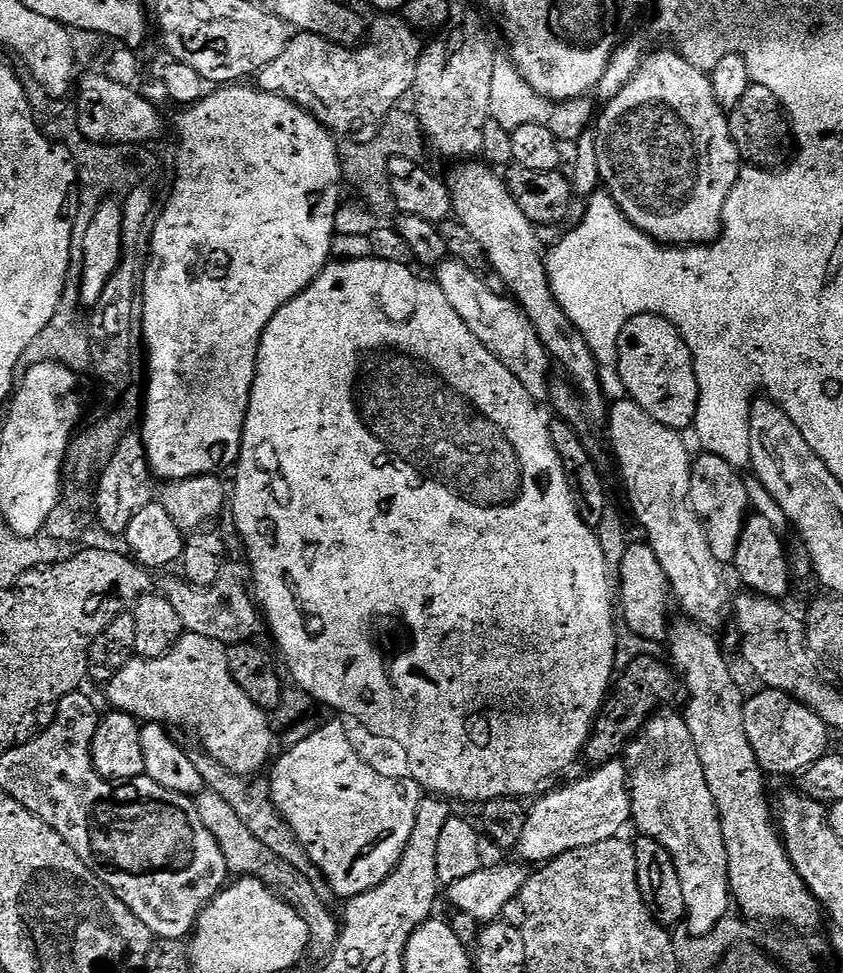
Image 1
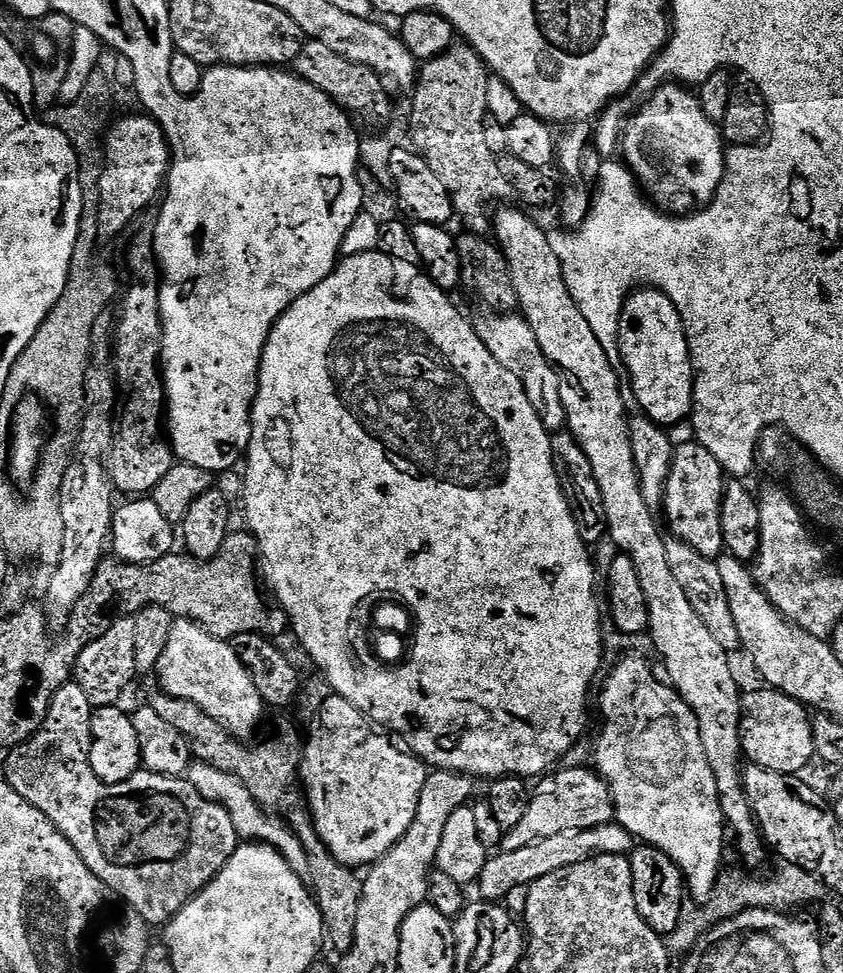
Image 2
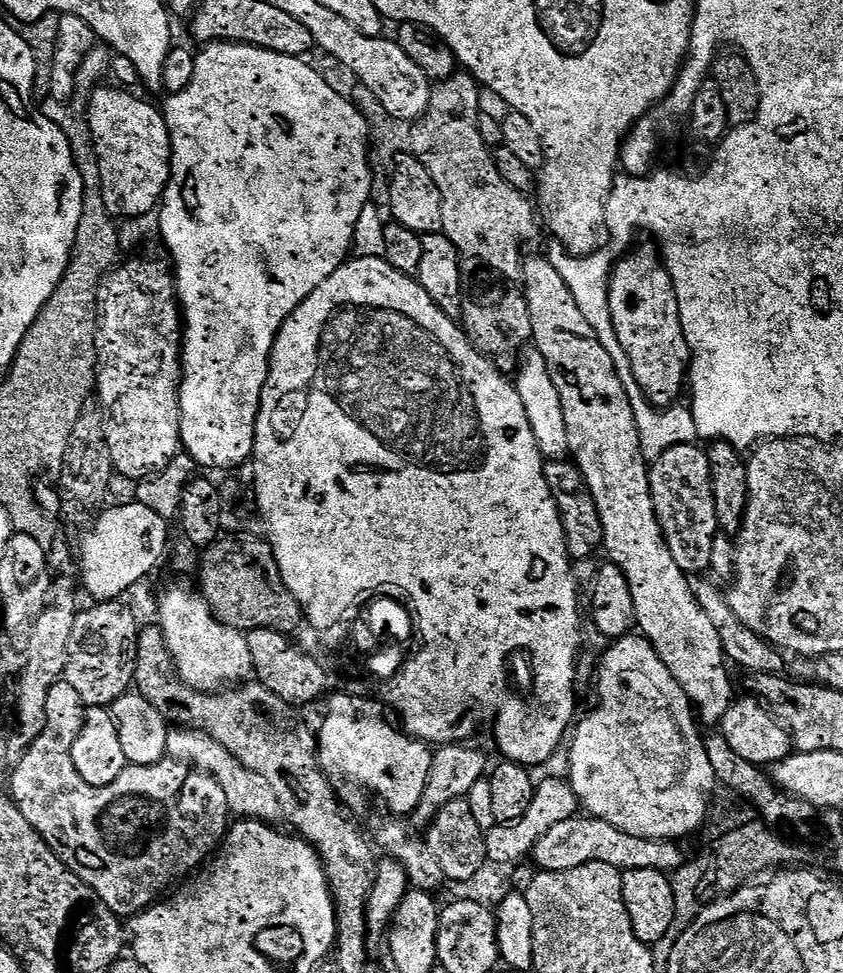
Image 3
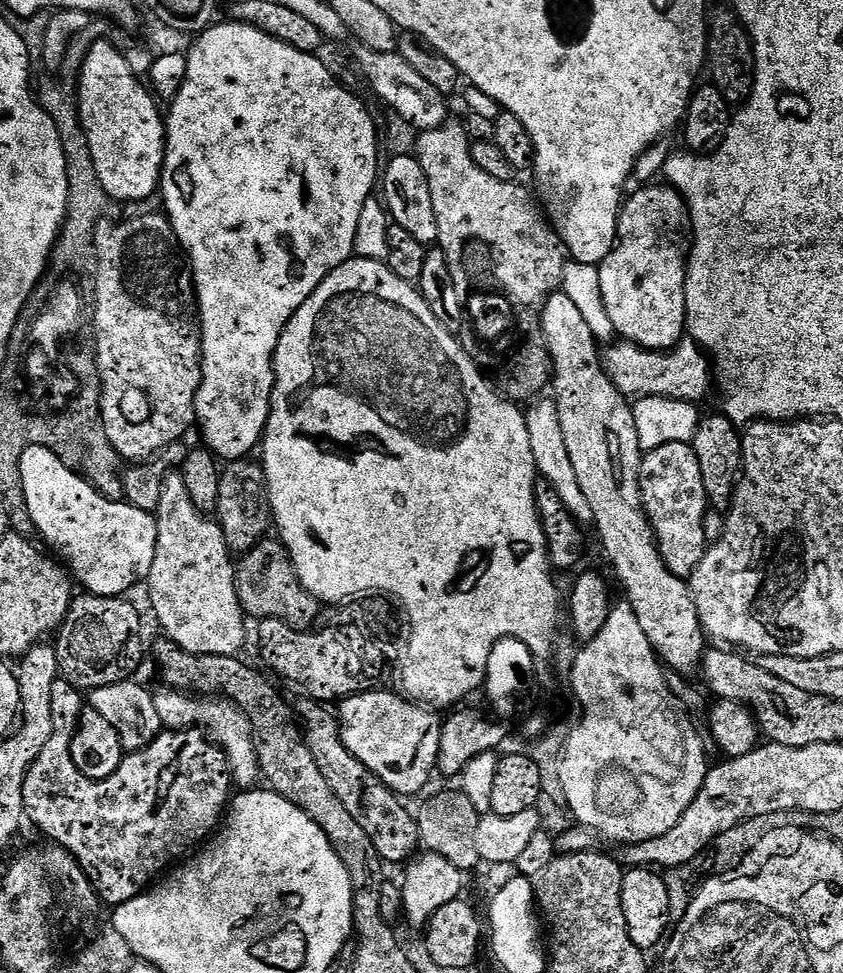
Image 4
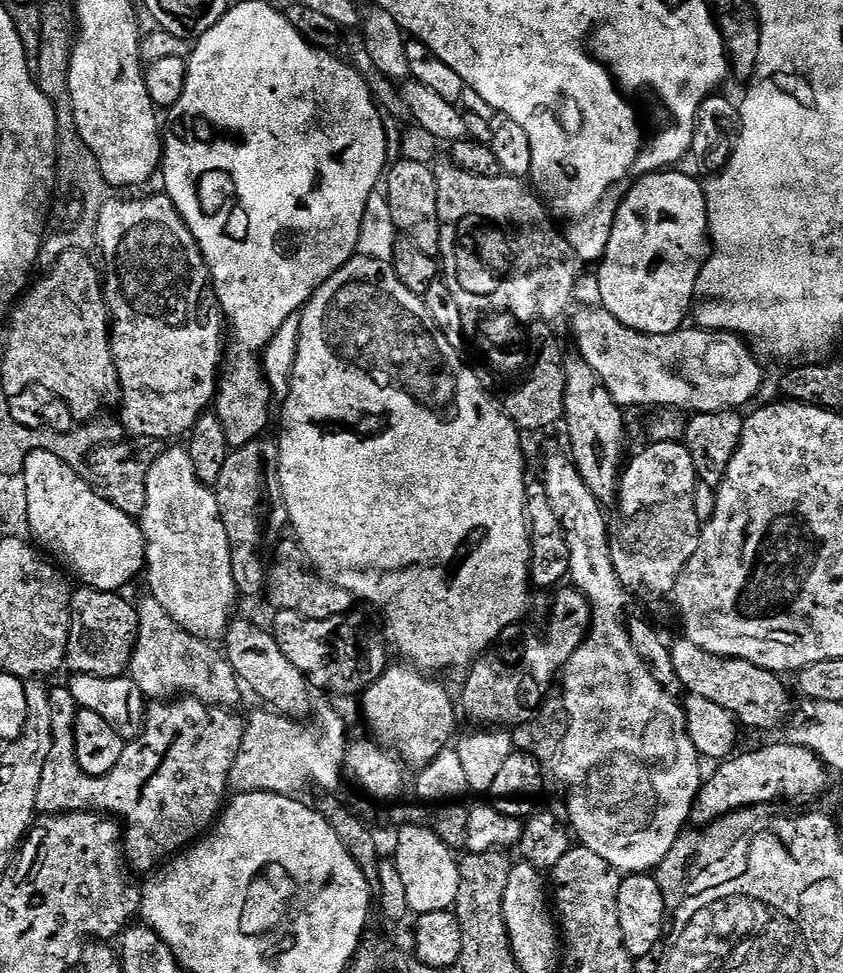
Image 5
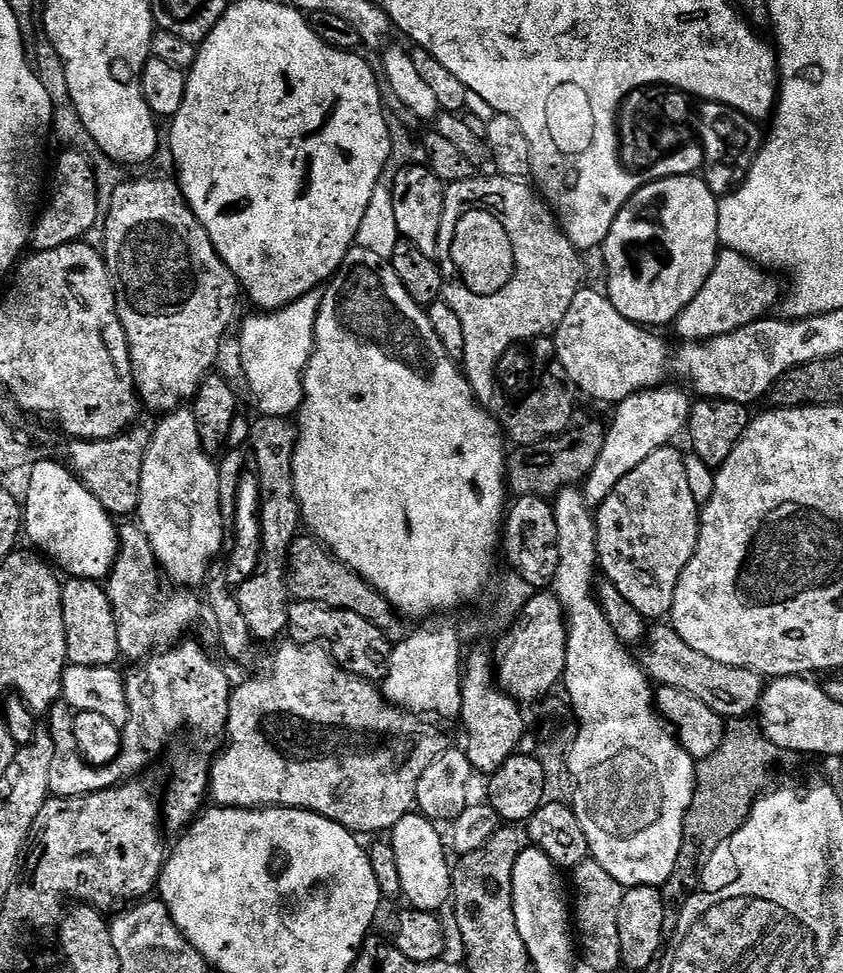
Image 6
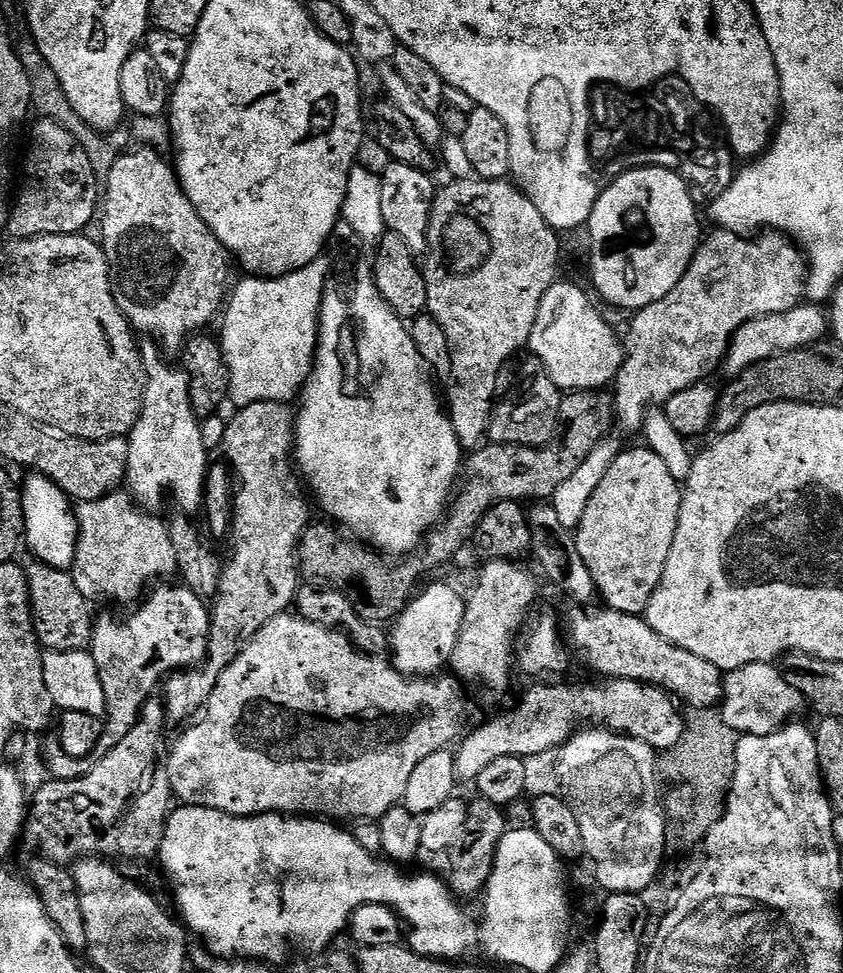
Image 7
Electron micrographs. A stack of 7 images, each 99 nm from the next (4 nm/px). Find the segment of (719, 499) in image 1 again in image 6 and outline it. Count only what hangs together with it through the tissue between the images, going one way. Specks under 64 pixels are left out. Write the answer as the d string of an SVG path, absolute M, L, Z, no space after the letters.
M672 446L654 449L634 470L630 470L609 492L609 496L595 509L596 559L603 579L613 584L630 602L633 612L642 614L656 622L669 615L672 595L680 581L682 570L696 549L696 538L700 533L701 505L696 504L692 484L688 481L688 468Z

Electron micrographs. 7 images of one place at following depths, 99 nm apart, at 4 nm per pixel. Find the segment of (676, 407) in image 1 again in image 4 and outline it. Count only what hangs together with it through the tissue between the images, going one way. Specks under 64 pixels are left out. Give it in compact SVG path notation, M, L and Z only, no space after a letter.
M663 187L640 188L623 201L616 245L598 266L601 298L615 335L654 352L675 348L686 332L688 206L675 188Z

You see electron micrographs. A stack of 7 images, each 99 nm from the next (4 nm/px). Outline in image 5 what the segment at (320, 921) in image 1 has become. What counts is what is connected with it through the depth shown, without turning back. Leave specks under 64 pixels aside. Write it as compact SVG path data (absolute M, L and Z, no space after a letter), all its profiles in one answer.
M150 594L145 595L141 604L135 605L135 610L138 634L136 644L132 647L127 675L136 683L138 690L142 690L144 697L152 702L160 702L177 694L187 694L203 704L214 704L229 710L237 707L235 704L239 702L242 691L241 680L231 668L225 653L212 645L215 643L178 626L178 622L174 622L174 618L170 618L170 614L166 614L166 610L162 610L162 606L158 606Z

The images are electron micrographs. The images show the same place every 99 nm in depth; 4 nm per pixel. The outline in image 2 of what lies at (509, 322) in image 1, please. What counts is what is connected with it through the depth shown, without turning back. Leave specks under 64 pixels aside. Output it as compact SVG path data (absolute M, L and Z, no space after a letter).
M517 313L488 314L485 317L485 320L477 319L474 327L486 350L490 350L490 354L494 354L494 358L498 358L498 362L522 382L531 406L548 431L561 431L567 425L565 406L561 400L561 373L557 372L542 353L534 330L525 322L523 315Z

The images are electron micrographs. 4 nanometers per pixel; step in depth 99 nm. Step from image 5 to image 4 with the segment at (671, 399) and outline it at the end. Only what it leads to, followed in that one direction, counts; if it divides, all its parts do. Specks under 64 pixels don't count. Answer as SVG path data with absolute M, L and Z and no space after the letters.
M691 338L681 339L675 348L663 352L639 348L637 344L627 342L613 343L608 349L602 356L604 368L614 386L618 386L623 396L629 398L642 400L648 396L660 396L699 405L700 400L707 398L714 383L714 368L708 352Z

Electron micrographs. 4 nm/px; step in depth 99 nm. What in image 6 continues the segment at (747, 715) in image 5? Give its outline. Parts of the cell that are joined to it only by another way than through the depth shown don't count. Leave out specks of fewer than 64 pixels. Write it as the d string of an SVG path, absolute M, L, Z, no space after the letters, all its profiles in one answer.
M660 622L647 629L643 648L642 667L657 685L688 692L698 698L698 702L706 702L706 706L722 718L744 718L760 703L766 684L758 673L714 662L714 658L706 658L706 654L698 654L698 650L690 650L690 646L686 646L686 642L682 642L667 623Z

